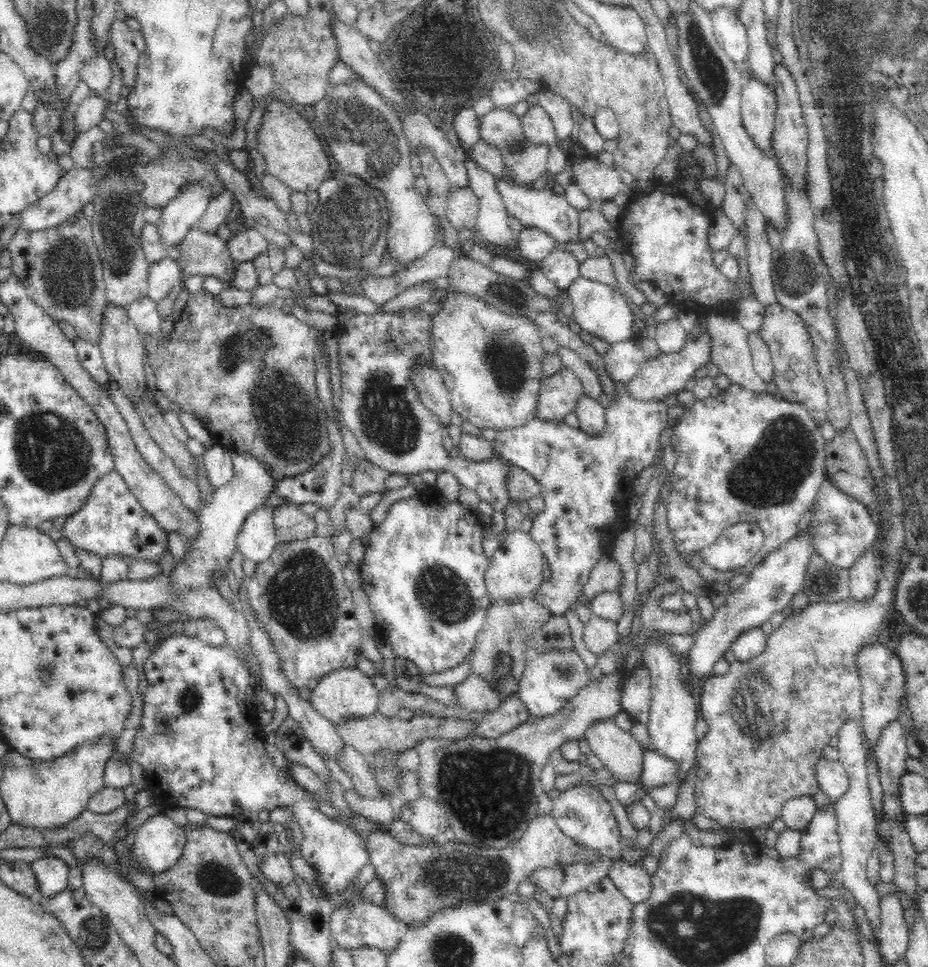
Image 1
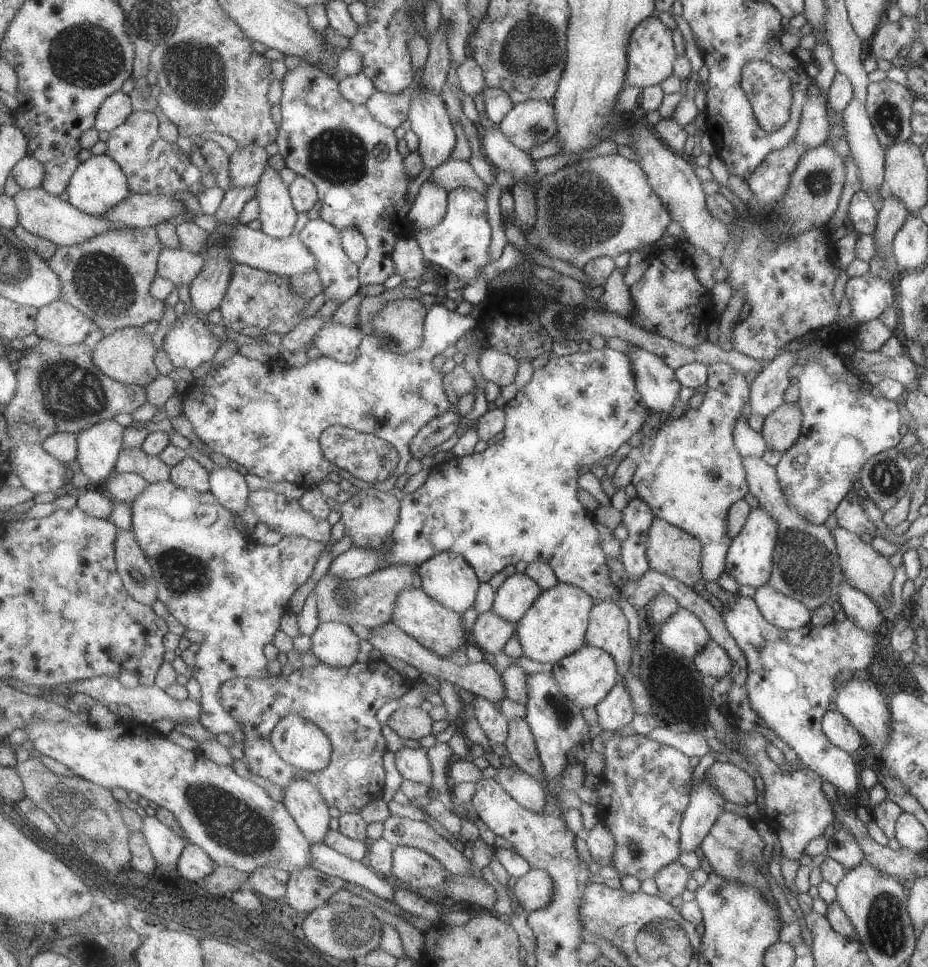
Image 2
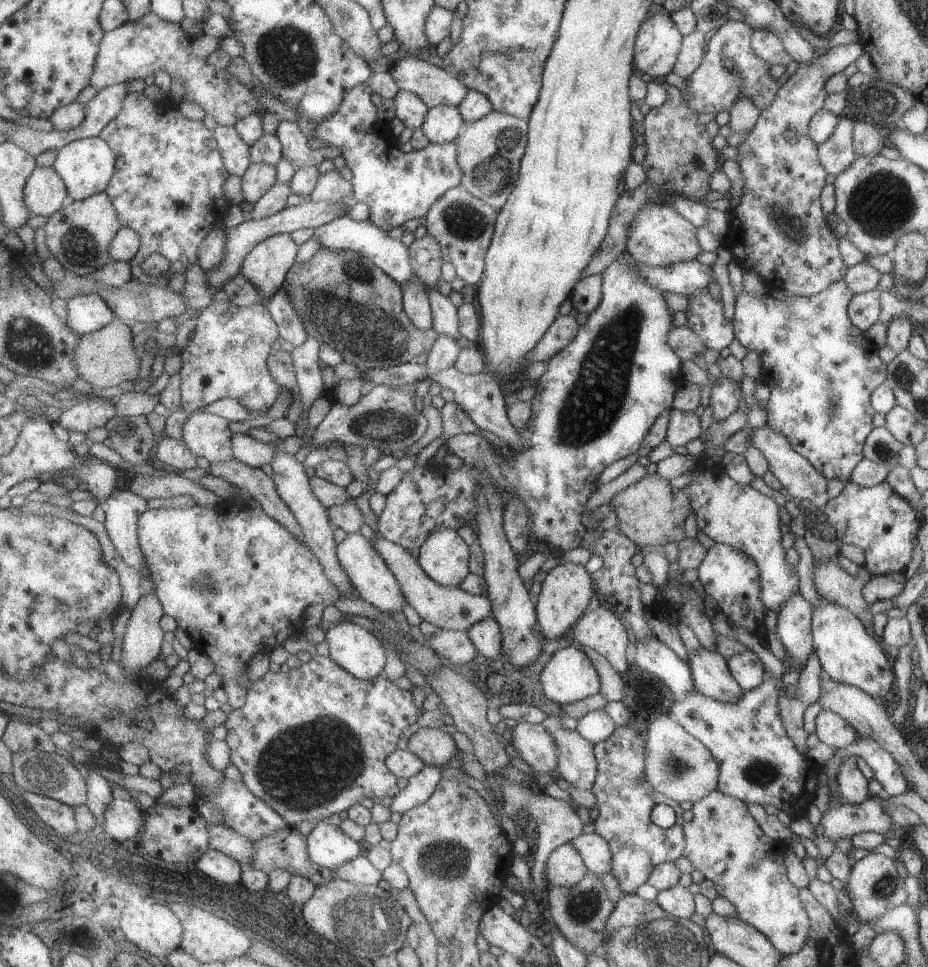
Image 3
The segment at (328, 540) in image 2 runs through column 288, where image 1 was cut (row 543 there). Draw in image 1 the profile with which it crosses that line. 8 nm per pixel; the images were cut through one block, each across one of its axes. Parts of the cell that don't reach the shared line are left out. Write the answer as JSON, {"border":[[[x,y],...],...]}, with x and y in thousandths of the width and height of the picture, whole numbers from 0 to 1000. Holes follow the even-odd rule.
{"border":[[[557,547],[537,552],[537,567],[527,577],[526,587],[522,592],[522,607],[528,628],[575,619],[581,608],[586,607],[587,598],[584,597],[585,571],[570,552]]]}

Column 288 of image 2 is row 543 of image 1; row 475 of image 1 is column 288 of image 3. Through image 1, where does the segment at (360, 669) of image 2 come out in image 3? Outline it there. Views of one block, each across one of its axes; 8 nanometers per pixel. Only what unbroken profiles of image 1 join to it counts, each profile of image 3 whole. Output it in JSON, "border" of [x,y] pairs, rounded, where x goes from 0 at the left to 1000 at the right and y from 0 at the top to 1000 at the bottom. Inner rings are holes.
{"border":[[[343,676],[334,686],[327,687],[323,692],[316,692],[313,695],[297,696],[290,694],[282,702],[274,705],[273,711],[268,714],[268,724],[264,732],[252,733],[249,736],[248,744],[245,746],[247,754],[246,768],[251,777],[251,788],[262,800],[264,811],[281,827],[291,831],[315,855],[320,855],[325,850],[341,852],[353,848],[360,842],[377,839],[380,835],[388,832],[392,825],[414,825],[420,823],[426,827],[433,819],[429,802],[418,793],[418,784],[428,778],[429,769],[433,765],[433,759],[440,751],[448,749],[453,745],[453,738],[459,736],[456,732],[450,734],[448,724],[446,724],[445,714],[434,714],[426,705],[419,703],[414,697],[408,701],[394,704],[378,697],[373,691],[364,687],[357,679]]]}

